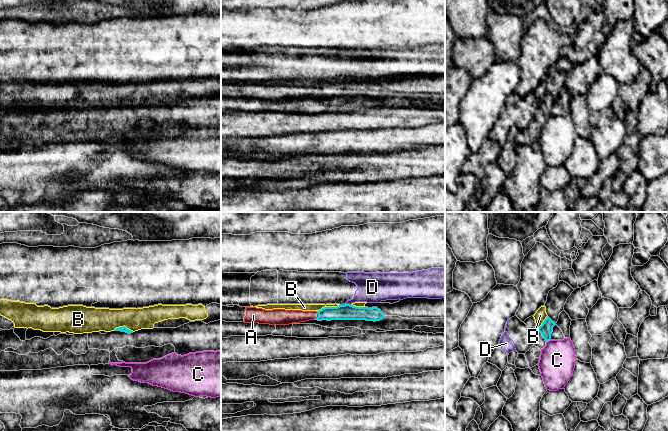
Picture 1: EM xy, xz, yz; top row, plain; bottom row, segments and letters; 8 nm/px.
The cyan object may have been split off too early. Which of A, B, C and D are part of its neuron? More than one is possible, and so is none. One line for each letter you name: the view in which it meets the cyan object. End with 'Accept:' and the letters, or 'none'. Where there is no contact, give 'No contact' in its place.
A: Touches cyan in xz
Accept: A

